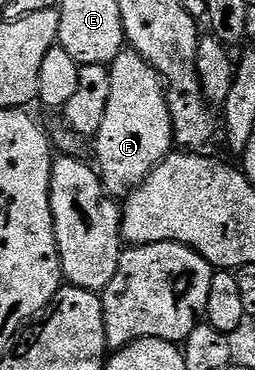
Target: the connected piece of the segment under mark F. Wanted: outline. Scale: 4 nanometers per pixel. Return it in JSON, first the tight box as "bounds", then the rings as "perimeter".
{"bounds":[95,49,174,197],"perimeter":[[[122,49],[119,57],[115,57],[115,61],[109,67],[109,76],[111,97],[107,97],[107,113],[103,113],[103,125],[99,125],[99,133],[95,137],[98,163],[96,166],[99,168],[101,184],[106,192],[113,197],[125,197],[174,150],[173,122],[169,102],[165,96],[165,85],[157,71],[138,51]]]}

